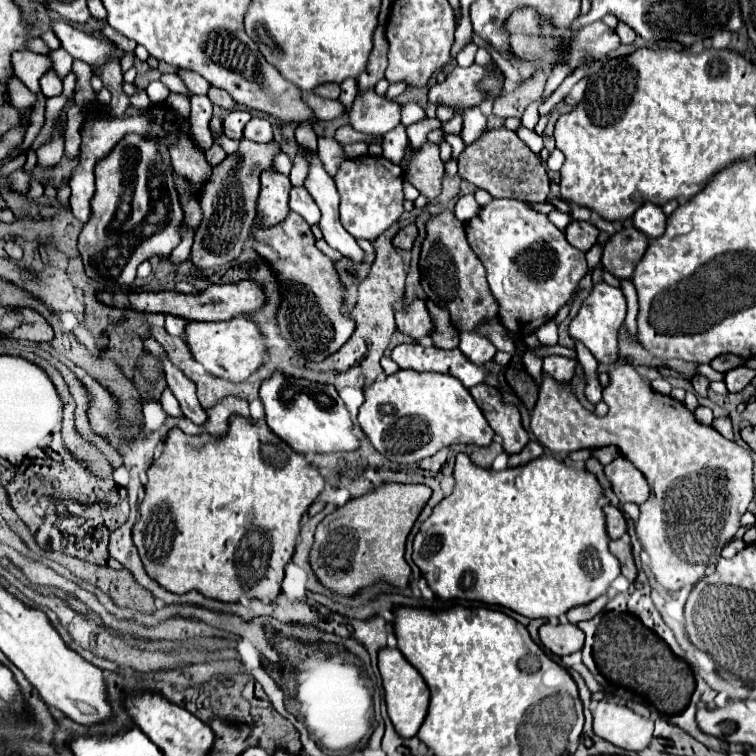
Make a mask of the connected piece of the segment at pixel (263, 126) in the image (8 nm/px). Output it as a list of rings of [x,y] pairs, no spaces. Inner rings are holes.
[[[252,118],[244,128],[244,138],[254,142],[270,142],[272,140],[272,124],[264,118]]]

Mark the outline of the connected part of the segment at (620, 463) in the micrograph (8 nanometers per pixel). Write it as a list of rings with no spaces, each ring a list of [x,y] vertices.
[[[616,458],[604,470],[620,500],[642,504],[650,496],[650,488],[644,480],[644,474],[630,460]]]

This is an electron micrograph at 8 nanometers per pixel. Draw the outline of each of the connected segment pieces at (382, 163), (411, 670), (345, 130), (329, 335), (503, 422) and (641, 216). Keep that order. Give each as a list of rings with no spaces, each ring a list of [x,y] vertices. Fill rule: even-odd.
[[[368,154],[344,160],[338,166],[334,182],[340,192],[340,222],[354,238],[374,240],[404,214],[404,172],[384,156]]]
[[[382,648],[378,652],[378,670],[382,676],[382,684],[384,684],[384,698],[386,698],[386,706],[388,706],[388,716],[392,720],[392,724],[396,726],[396,732],[400,736],[416,736],[422,720],[426,716],[428,710],[428,700],[430,700],[430,690],[424,682],[424,678],[420,676],[420,672],[402,656],[402,652],[398,648]]]
[[[346,124],[346,126],[340,126],[338,130],[336,130],[336,136],[334,136],[340,144],[354,144],[354,142],[366,142],[366,144],[374,144],[374,142],[382,142],[382,136],[364,136],[364,134],[360,134],[360,132],[356,132],[350,124]]]
[[[290,212],[286,220],[268,230],[254,230],[254,250],[272,264],[282,282],[284,300],[278,312],[280,332],[296,352],[320,362],[342,348],[354,332],[354,322],[340,314],[346,292],[332,260],[324,256],[314,242],[316,238],[310,224],[296,212]]]
[[[488,384],[474,386],[470,394],[474,396],[476,404],[480,406],[492,430],[502,438],[504,452],[506,454],[520,452],[528,444],[530,436],[522,426],[518,408],[514,404],[504,402],[502,394],[494,386],[488,386]]]
[[[646,202],[644,206],[640,206],[634,216],[632,216],[632,222],[634,226],[644,232],[648,238],[658,238],[664,234],[666,230],[666,216],[662,212],[660,206],[652,204],[652,202]]]

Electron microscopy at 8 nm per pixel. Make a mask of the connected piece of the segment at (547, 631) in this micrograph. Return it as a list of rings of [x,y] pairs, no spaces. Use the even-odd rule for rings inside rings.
[[[546,622],[540,626],[540,640],[556,656],[566,656],[566,654],[582,650],[584,632],[576,624],[570,624],[570,622],[568,624]]]

